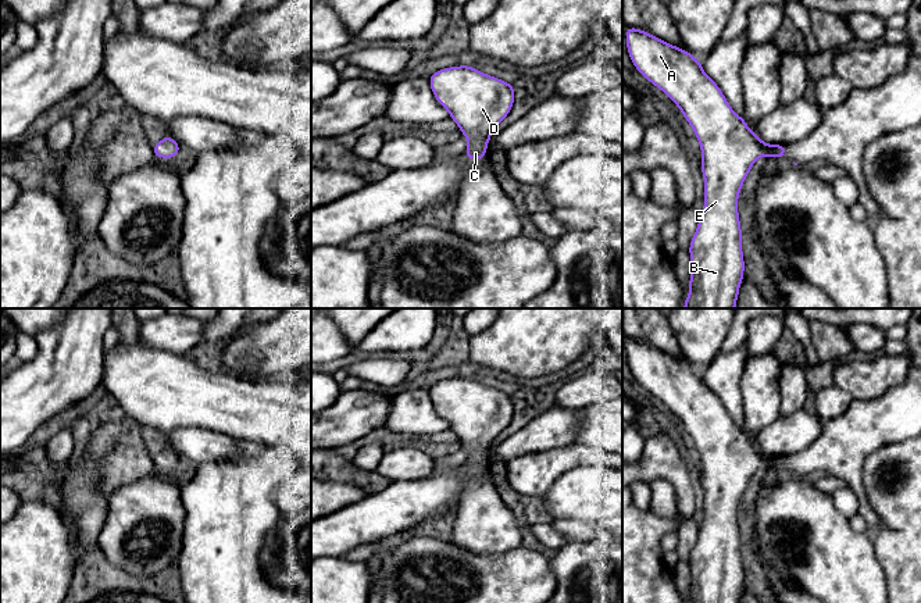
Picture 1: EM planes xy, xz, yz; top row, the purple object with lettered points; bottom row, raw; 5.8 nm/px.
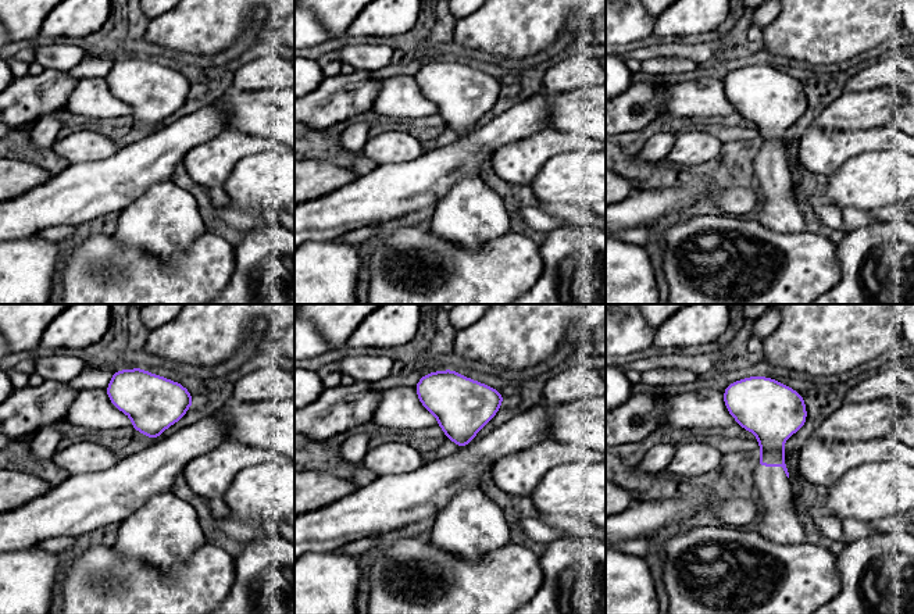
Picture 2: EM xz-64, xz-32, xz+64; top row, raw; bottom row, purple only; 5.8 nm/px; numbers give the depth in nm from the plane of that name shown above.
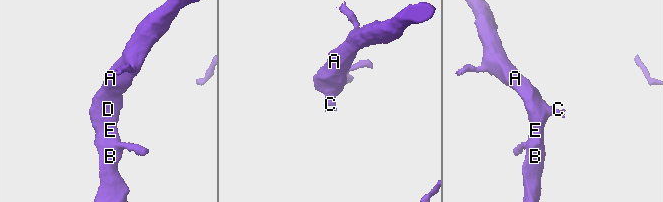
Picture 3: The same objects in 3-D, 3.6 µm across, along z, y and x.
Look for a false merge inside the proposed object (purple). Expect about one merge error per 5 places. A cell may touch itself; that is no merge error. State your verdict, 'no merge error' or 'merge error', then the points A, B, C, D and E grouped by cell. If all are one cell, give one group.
no merge error | A B C D E

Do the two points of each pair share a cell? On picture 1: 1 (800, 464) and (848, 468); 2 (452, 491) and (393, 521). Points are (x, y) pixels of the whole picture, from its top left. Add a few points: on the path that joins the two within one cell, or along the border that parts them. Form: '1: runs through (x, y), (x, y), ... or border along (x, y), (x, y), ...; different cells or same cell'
1: runs through (811, 463), (836, 463); same cell
2: runs through (438, 496), (414, 500), (407, 507); same cell

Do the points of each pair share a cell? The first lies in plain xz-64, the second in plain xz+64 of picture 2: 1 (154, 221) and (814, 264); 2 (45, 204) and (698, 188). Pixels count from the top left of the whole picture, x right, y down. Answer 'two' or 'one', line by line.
1: two
2: one

